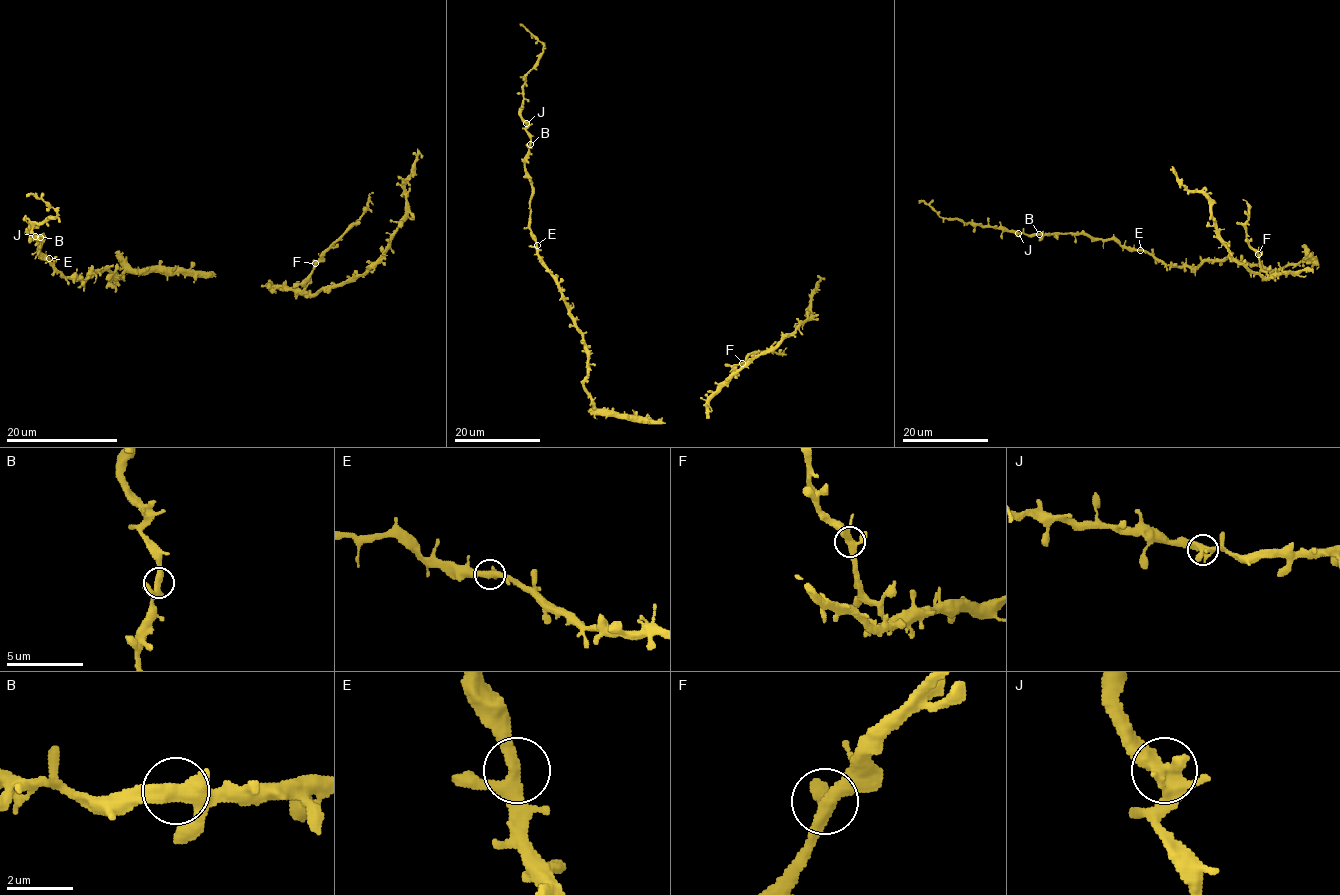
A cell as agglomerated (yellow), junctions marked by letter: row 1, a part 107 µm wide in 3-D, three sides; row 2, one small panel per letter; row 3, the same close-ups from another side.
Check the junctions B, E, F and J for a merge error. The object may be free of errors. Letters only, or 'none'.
none

